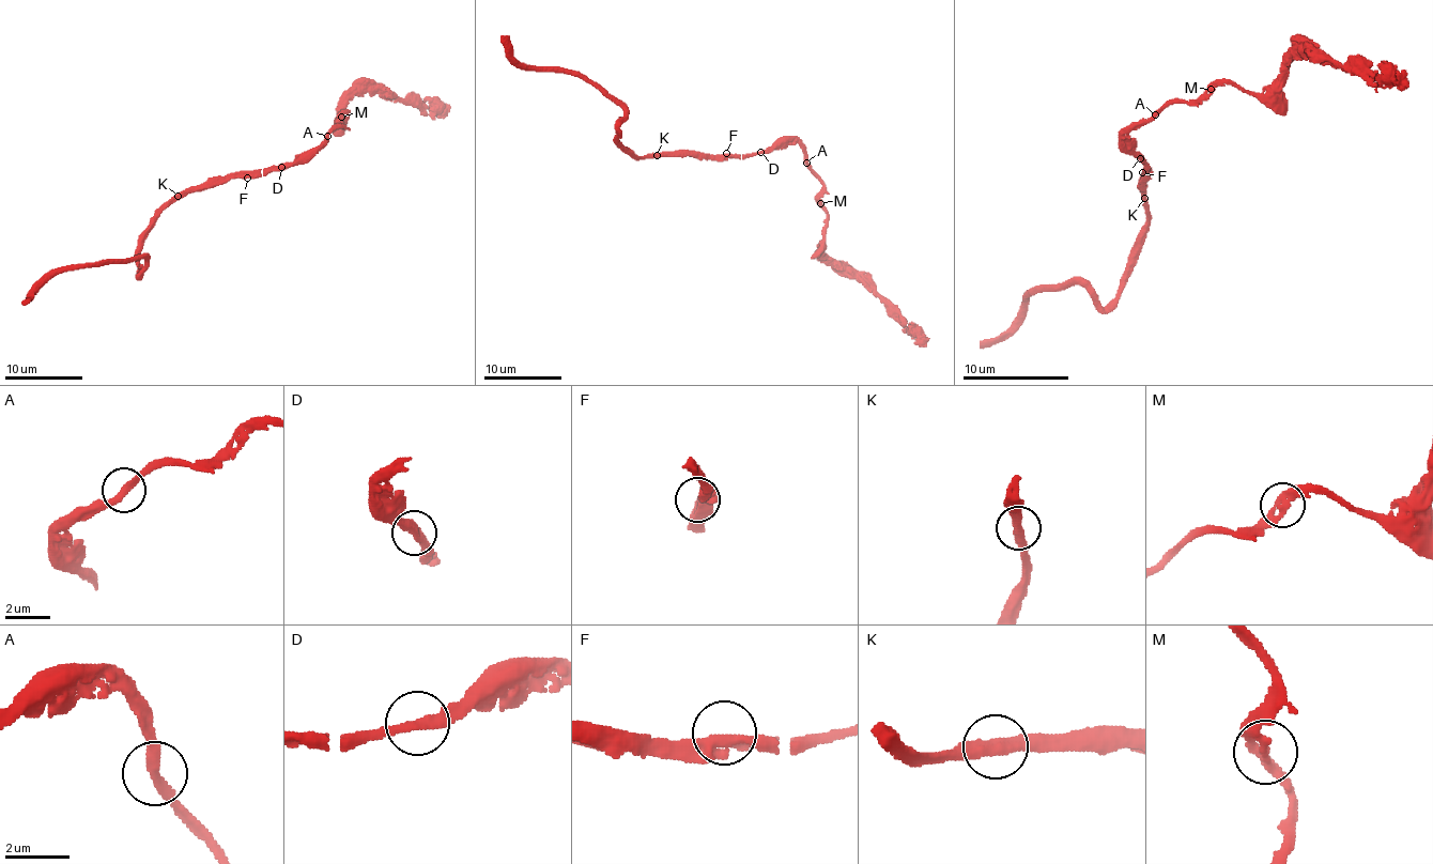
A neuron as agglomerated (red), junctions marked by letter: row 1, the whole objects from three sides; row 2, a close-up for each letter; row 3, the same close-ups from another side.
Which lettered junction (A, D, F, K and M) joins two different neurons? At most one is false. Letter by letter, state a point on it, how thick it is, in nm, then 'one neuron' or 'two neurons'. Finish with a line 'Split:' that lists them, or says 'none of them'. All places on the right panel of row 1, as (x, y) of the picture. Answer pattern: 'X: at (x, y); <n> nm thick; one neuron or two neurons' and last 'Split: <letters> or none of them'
A: at (1155, 114); 300 nm thick; one neuron
D: at (1140, 158); 380 nm thick; one neuron
F: at (1142, 172); 420 nm thick; one neuron
K: at (1144, 198); 380 nm thick; one neuron
M: at (1211, 89); 340 nm thick; one neuron
Split: none of them

